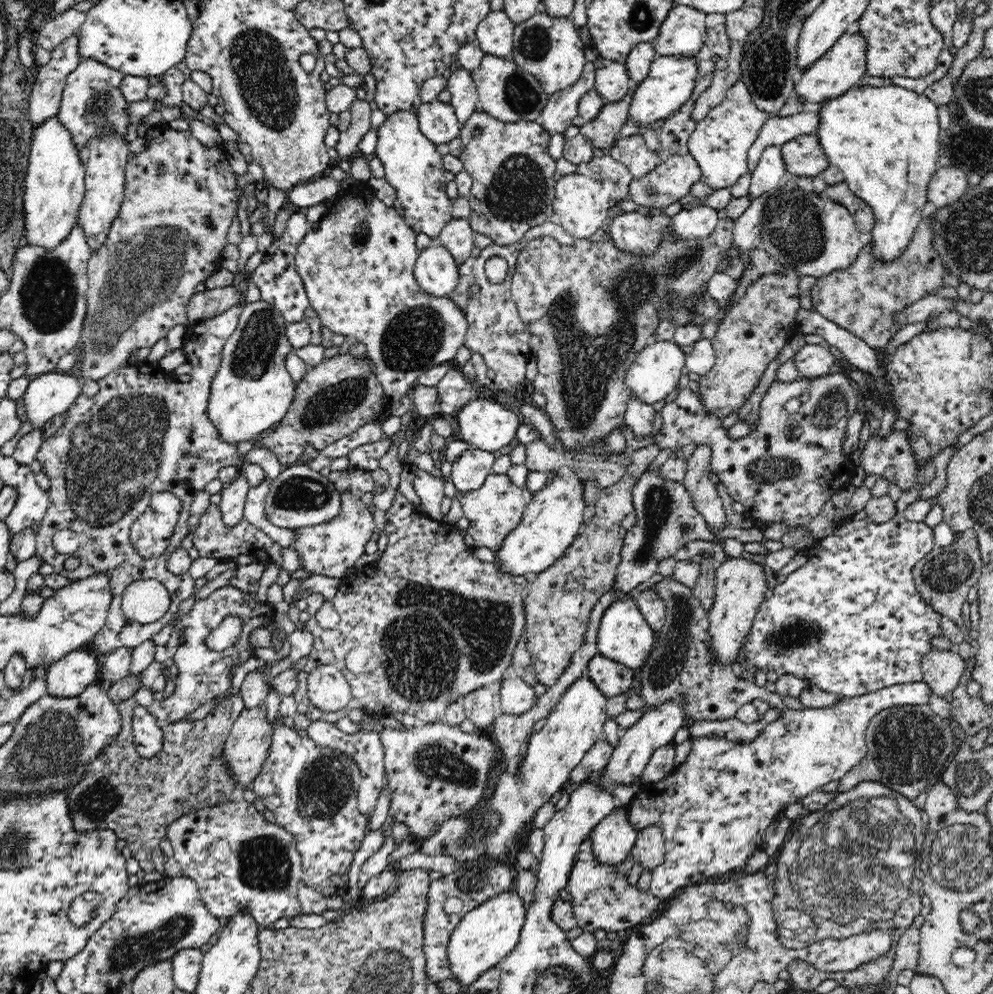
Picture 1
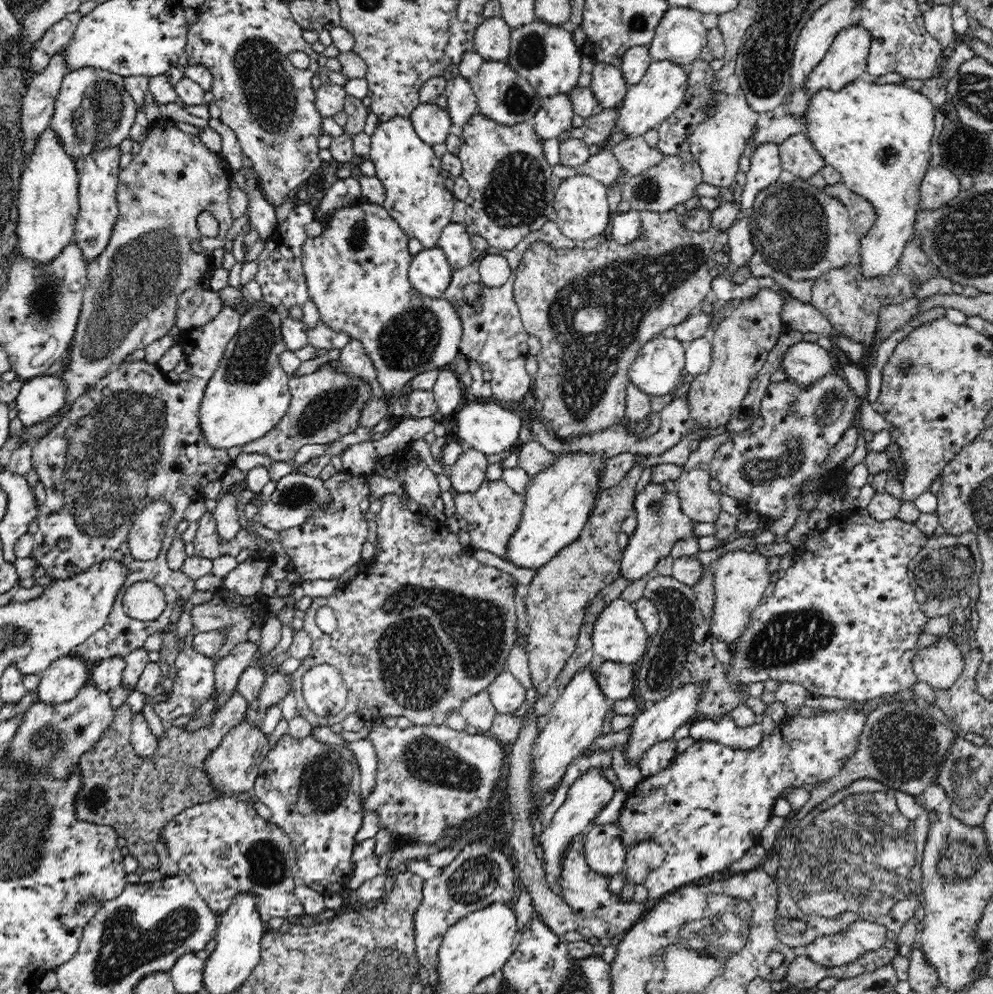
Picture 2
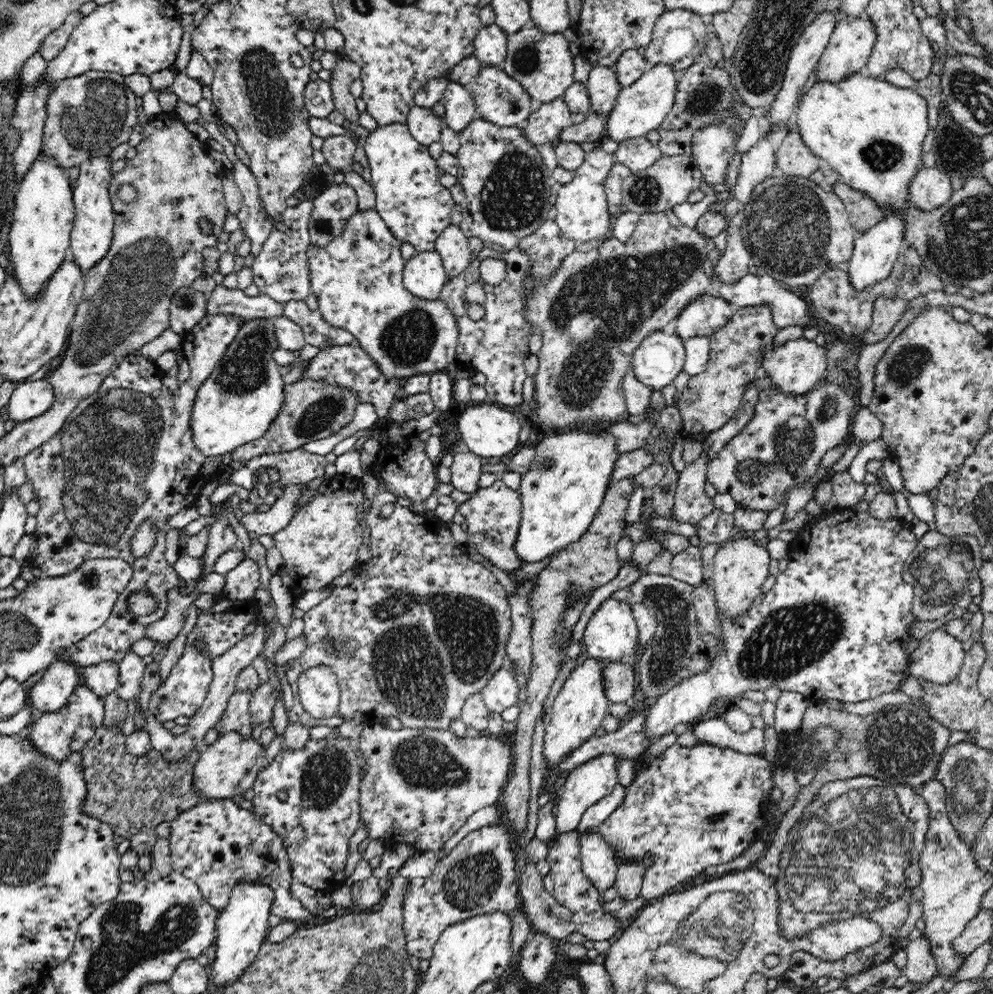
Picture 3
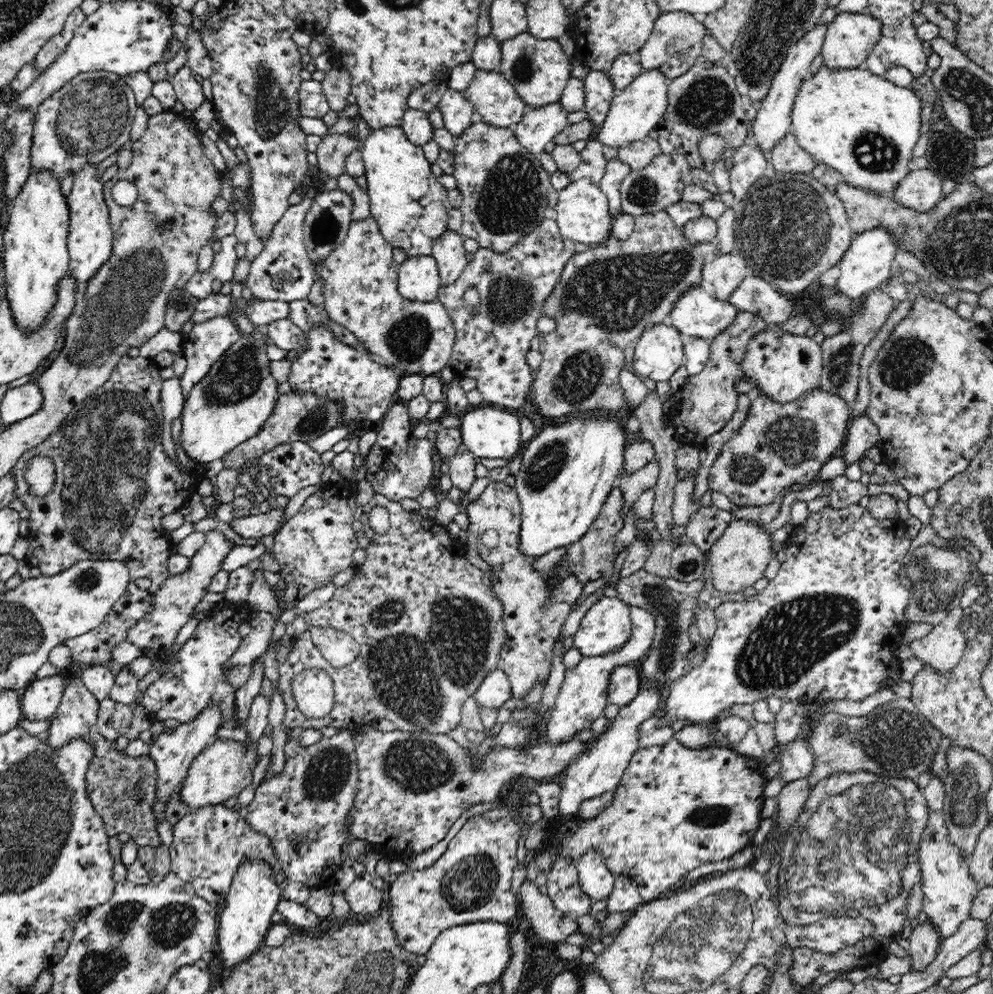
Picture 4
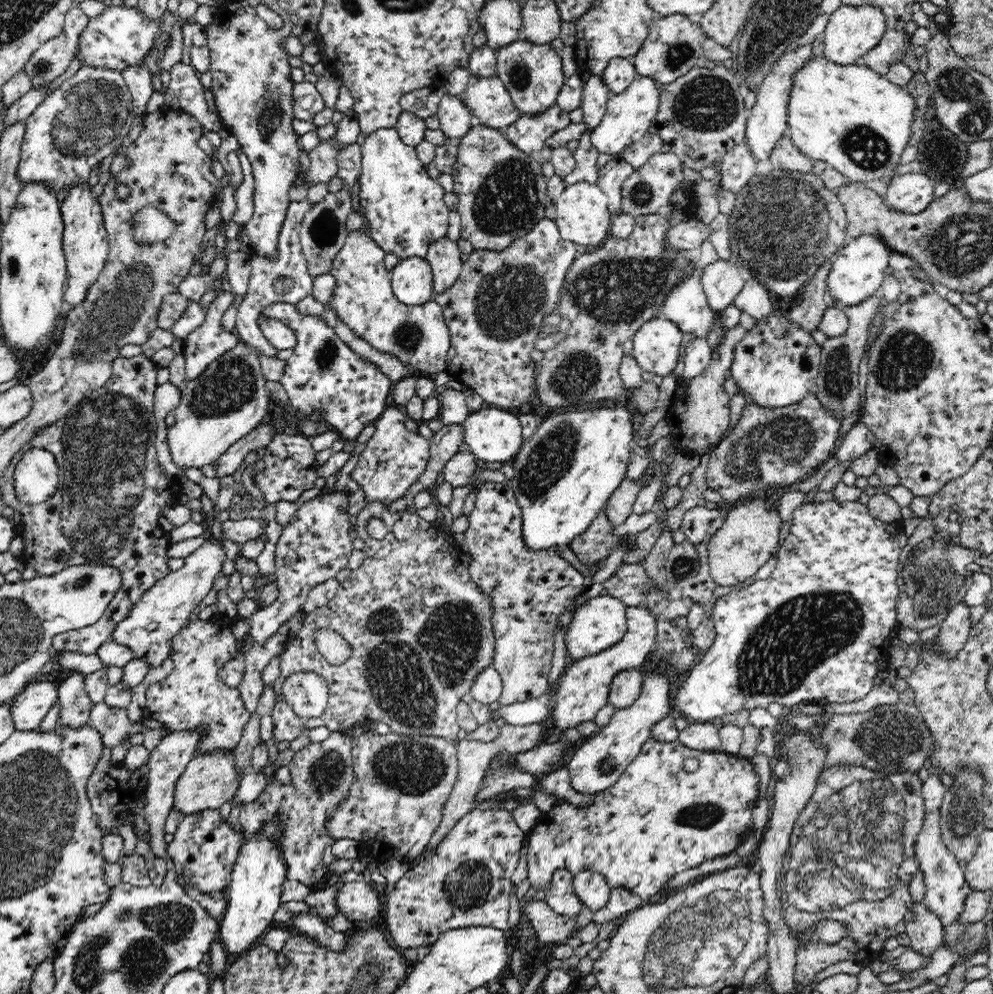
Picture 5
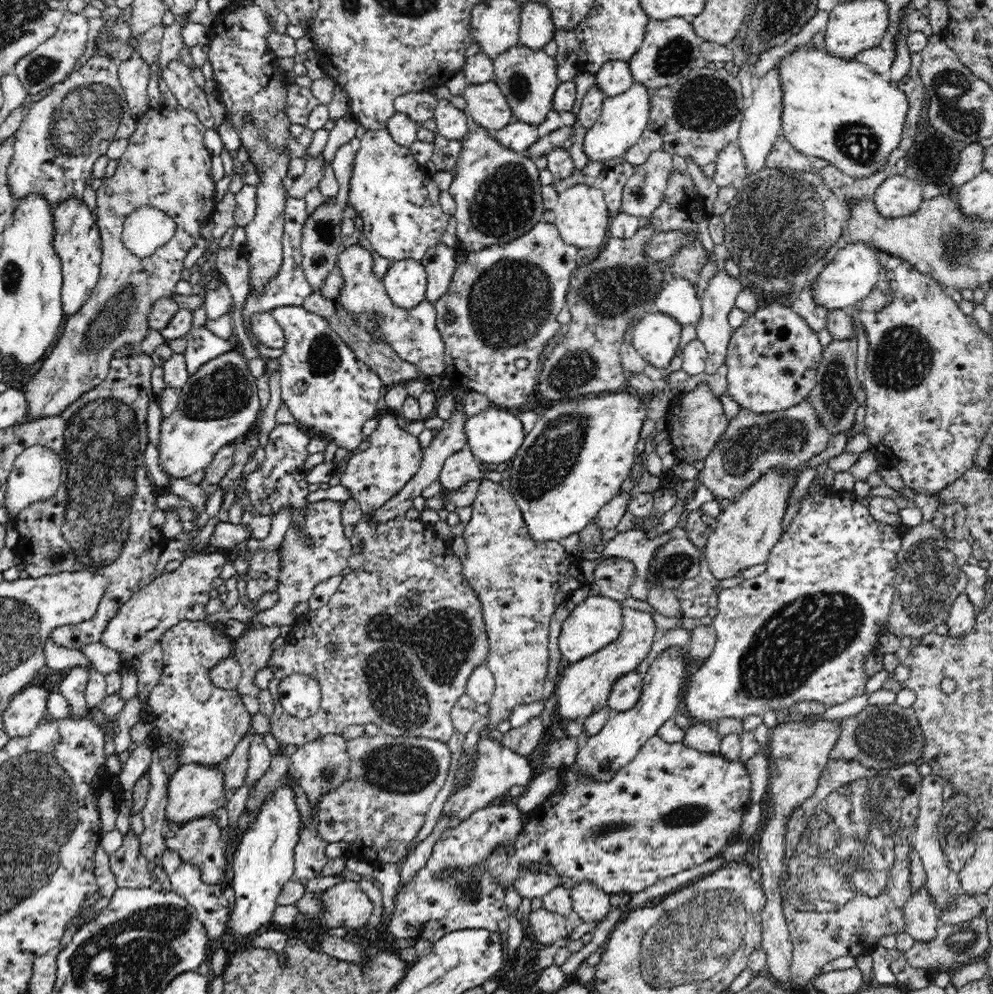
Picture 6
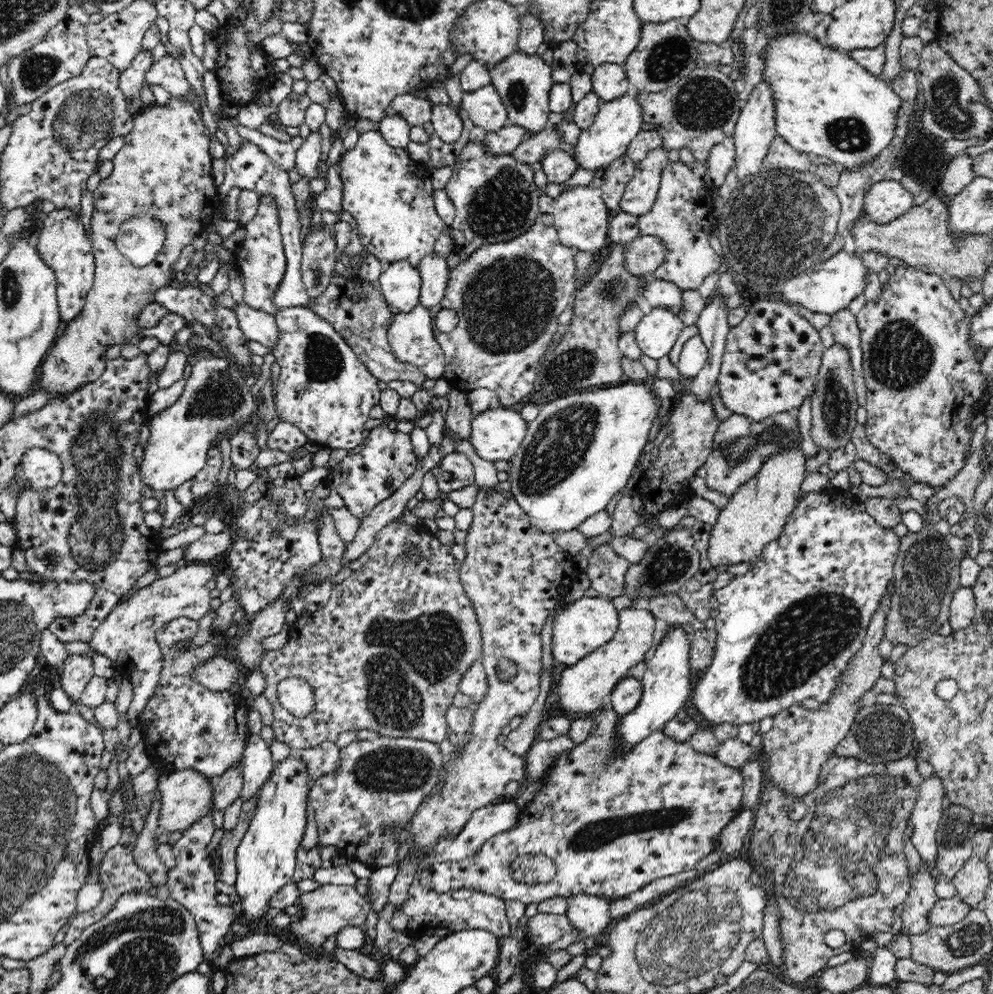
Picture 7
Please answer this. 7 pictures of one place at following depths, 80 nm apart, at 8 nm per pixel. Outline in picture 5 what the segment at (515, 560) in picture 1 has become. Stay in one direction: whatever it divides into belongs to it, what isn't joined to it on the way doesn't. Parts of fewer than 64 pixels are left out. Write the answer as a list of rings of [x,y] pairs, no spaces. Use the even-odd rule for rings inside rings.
[[[627,401],[620,404],[600,406],[600,408],[577,408],[575,412],[564,412],[564,414],[551,413],[545,416],[540,425],[538,425],[535,434],[528,440],[524,440],[522,448],[519,453],[511,460],[511,465],[515,472],[514,478],[510,480],[508,485],[514,490],[515,498],[520,506],[521,513],[523,514],[522,524],[522,540],[524,545],[530,550],[544,550],[552,547],[560,547],[569,545],[577,536],[580,536],[590,526],[590,523],[596,518],[607,504],[607,501],[611,498],[611,495],[615,492],[615,488],[618,488],[618,484],[622,482],[628,470],[630,464],[631,451],[634,445],[630,445],[632,442],[632,412],[627,410]]]

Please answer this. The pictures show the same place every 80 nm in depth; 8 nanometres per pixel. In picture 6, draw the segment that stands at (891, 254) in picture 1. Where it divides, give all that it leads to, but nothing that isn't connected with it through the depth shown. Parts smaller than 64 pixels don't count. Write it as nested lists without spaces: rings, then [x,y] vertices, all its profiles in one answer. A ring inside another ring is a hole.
[[[811,45],[806,46],[805,49],[798,48],[791,54],[779,62],[779,69],[781,72],[780,80],[783,86],[783,111],[782,111],[782,130],[785,138],[789,143],[806,157],[818,157],[830,163],[832,167],[844,172],[855,179],[863,179],[872,176],[875,172],[882,170],[888,166],[888,160],[892,153],[898,148],[901,143],[904,132],[904,123],[906,122],[907,112],[910,108],[908,97],[902,92],[896,84],[891,81],[884,80],[877,72],[868,68],[867,64],[858,62],[856,60],[844,60],[840,57],[832,56],[828,53],[818,51],[812,48]],[[863,240],[848,243],[839,249],[832,262],[822,270],[820,277],[813,284],[814,300],[818,304],[824,304],[828,310],[849,310],[860,304],[876,288],[876,282],[885,270],[880,264],[880,252],[882,250],[870,246]]]

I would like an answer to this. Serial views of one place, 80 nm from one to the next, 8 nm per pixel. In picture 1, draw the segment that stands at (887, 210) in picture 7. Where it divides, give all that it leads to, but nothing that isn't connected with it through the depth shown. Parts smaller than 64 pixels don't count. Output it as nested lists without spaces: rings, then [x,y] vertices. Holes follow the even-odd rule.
[[[944,166],[937,169],[928,183],[927,202],[941,209],[960,200],[969,188],[967,172]]]

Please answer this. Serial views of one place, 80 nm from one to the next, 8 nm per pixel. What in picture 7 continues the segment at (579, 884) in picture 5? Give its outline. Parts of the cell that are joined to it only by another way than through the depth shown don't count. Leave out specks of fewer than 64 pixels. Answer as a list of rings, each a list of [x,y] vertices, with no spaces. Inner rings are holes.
[[[576,892],[568,899],[568,912],[566,918],[570,920],[574,928],[580,930],[584,939],[587,936],[598,936],[600,932],[606,932],[611,924],[611,902],[586,892]]]

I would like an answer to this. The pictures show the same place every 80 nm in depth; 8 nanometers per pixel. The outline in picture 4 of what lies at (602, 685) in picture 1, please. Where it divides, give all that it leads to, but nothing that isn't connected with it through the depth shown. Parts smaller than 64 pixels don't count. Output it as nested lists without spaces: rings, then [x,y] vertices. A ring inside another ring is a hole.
[[[637,665],[616,666],[608,676],[607,702],[623,707],[636,698],[643,685]]]

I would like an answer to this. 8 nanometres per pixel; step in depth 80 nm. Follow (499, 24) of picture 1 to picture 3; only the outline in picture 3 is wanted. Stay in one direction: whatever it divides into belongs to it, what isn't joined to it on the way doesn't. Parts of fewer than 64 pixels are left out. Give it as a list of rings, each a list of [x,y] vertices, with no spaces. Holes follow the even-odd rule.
[[[494,22],[489,26],[483,26],[476,34],[474,39],[474,55],[478,57],[481,62],[488,66],[499,66],[503,68],[506,60],[508,45],[507,34],[500,25]]]

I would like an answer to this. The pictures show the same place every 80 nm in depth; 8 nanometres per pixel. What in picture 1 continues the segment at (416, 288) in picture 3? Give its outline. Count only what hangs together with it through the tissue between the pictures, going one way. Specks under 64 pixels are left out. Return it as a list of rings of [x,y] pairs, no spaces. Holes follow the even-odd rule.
[[[436,242],[421,250],[415,264],[415,277],[428,294],[448,298],[459,283],[459,265],[452,253]]]

